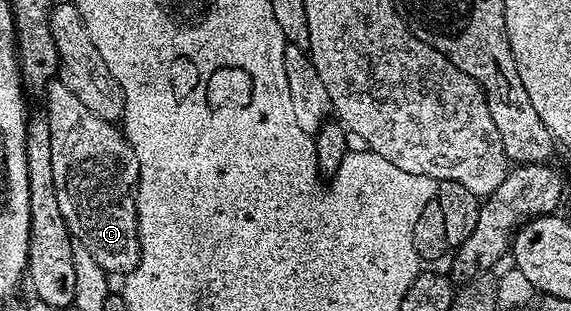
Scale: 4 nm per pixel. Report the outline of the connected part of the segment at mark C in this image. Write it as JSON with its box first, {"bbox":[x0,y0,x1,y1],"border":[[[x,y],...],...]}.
{"bbox":[44,82,140,276],"border":[[[49,82],[44,93],[44,107],[48,110],[48,167],[52,170],[52,187],[56,190],[55,210],[64,218],[73,240],[84,247],[104,271],[113,276],[123,276],[140,263],[134,194],[140,176],[138,157],[134,157],[134,149],[125,139],[123,130],[116,123],[94,117],[94,113],[90,113],[90,109],[86,109],[86,105],[82,105],[64,83]]]}

